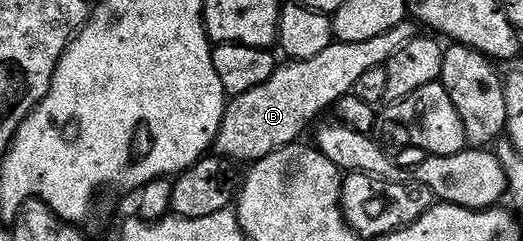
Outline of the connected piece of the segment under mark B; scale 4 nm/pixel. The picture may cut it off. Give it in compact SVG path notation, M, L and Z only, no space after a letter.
M407 19L392 27L392 31L384 31L384 35L376 35L373 39L361 43L335 41L324 47L316 59L287 60L286 65L279 64L268 83L260 83L260 87L252 87L252 91L244 91L244 95L229 98L213 152L234 163L253 163L272 155L272 151L295 144L301 138L298 136L325 109L333 110L340 99L353 93L356 83L368 71L388 64L392 55L415 35L415 22Z

